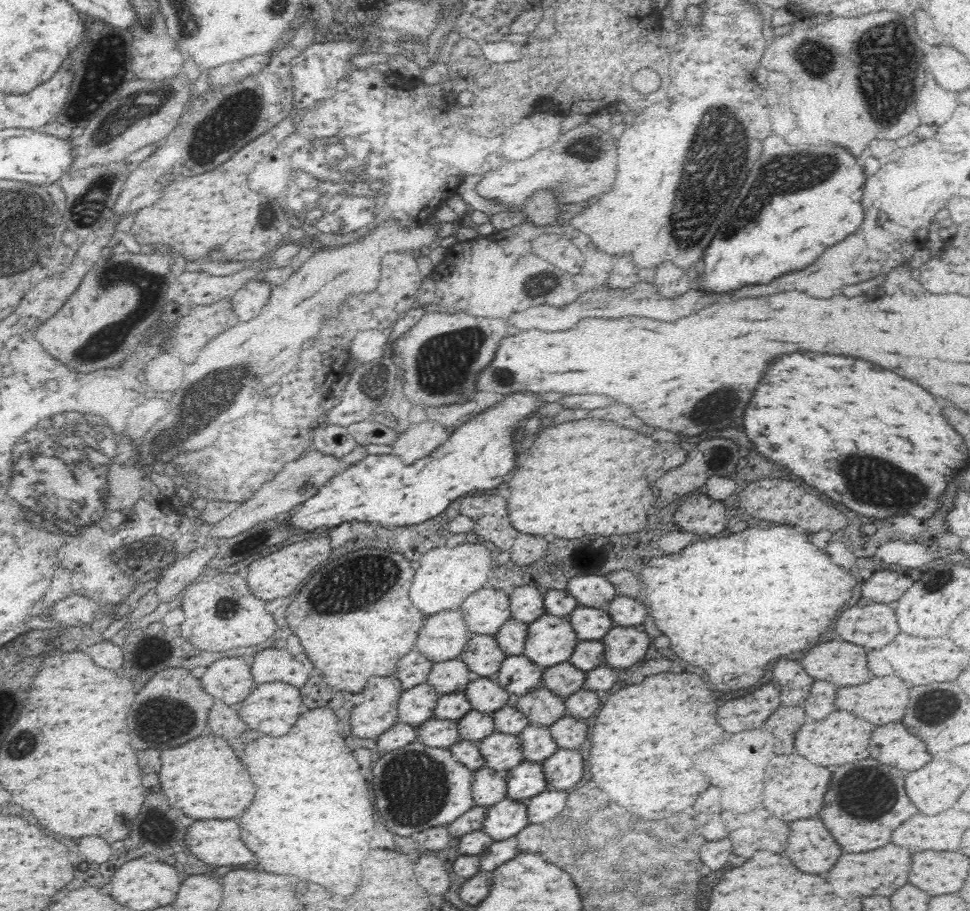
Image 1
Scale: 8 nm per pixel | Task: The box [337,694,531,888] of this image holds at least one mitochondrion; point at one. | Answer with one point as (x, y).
(416, 797)

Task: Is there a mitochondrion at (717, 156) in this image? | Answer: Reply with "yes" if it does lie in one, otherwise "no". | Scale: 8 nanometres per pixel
yes

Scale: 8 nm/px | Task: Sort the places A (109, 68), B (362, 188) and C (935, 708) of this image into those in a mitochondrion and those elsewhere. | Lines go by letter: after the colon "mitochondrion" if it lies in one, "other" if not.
A: mitochondrion
B: mitochondrion
C: mitochondrion

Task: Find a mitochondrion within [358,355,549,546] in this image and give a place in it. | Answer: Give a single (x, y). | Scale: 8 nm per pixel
(498, 377)

